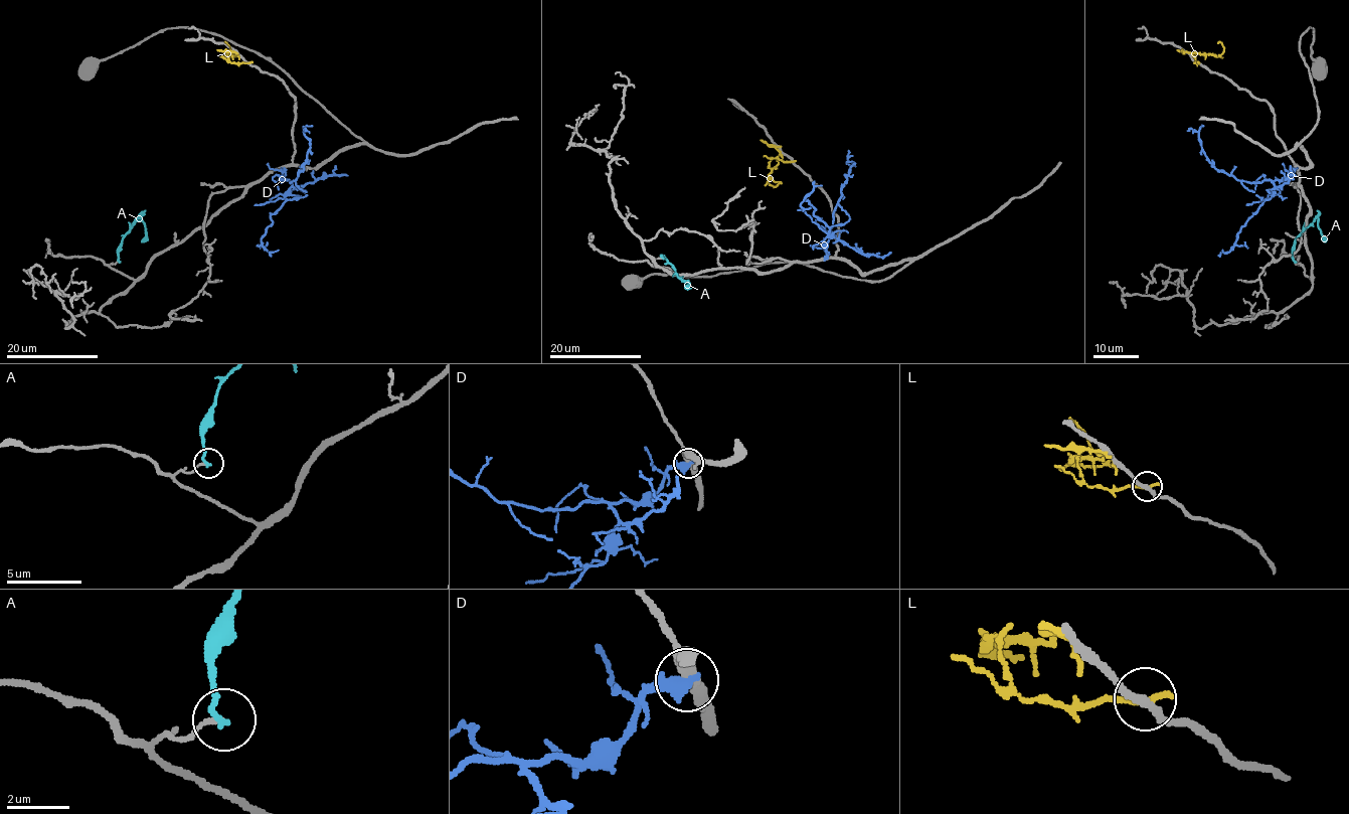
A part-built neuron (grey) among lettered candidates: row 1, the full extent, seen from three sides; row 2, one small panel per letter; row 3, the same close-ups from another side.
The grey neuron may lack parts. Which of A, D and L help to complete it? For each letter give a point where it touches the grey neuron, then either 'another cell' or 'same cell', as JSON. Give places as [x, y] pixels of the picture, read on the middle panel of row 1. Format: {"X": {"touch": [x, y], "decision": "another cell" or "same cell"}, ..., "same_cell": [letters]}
{"A": {"touch": [663, 258], "decision": "another cell"}, "D": {"touch": [825, 259], "decision": "another cell"}, "L": {"touch": [792, 161], "decision": "another cell"}, "same_cell": []}

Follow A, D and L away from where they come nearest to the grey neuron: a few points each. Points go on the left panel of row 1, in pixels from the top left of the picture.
A: (119, 262), (122, 238), (138, 218), (146, 230), (141, 241)
D: (282, 169), (283, 180), (290, 182), (304, 169), (310, 148), (304, 130), (312, 125)
L: (248, 62), (230, 62), (225, 52), (236, 52), (216, 49)

